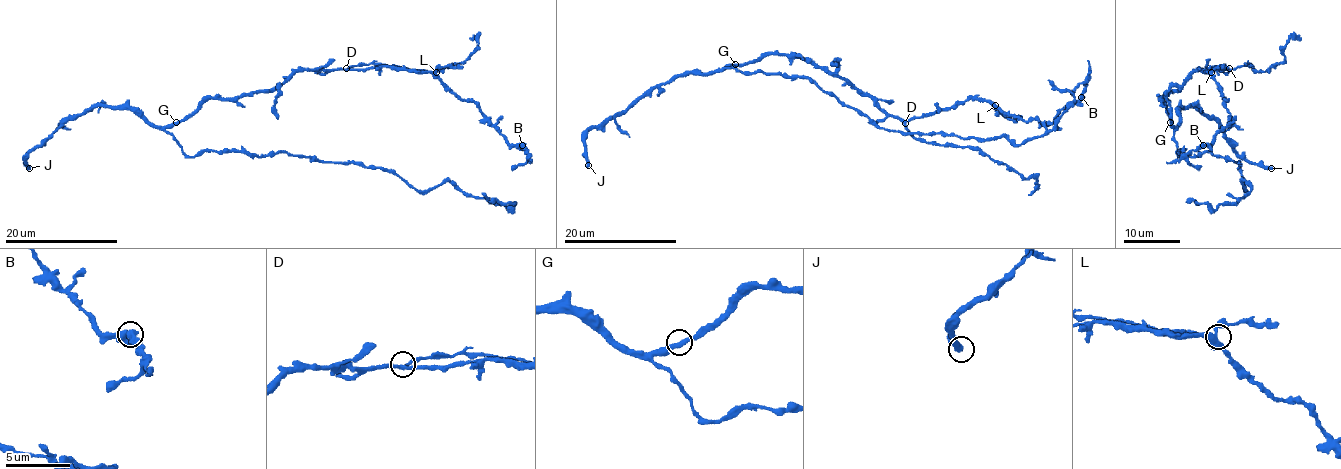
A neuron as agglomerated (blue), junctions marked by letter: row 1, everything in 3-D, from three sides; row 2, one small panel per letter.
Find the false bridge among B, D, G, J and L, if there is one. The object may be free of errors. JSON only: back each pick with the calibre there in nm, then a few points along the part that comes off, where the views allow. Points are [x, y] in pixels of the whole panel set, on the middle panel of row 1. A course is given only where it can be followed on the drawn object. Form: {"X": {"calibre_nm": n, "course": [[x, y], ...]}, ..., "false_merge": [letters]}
{"false_merge": []}

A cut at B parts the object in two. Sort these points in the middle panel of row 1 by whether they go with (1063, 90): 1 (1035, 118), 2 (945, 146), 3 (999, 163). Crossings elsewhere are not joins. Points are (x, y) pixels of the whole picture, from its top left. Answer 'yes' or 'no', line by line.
1: no
2: no
3: no

